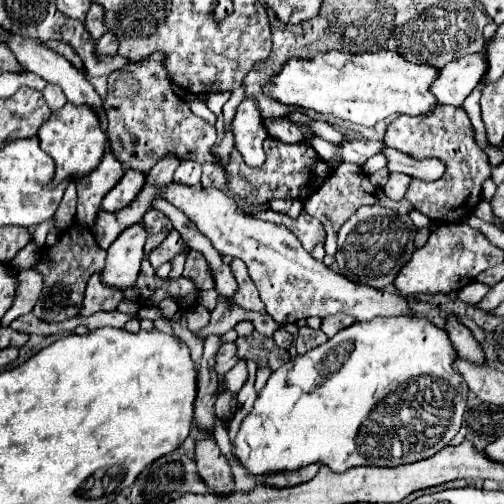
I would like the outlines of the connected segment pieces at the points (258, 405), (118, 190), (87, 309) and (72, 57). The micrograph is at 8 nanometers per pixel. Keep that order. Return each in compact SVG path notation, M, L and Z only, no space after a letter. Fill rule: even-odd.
M418 312L392 318L378 316L370 322L354 322L326 344L306 352L306 358L310 358L314 364L314 384L310 388L290 384L294 364L284 364L270 374L268 384L256 398L252 412L240 426L234 442L234 456L254 476L298 470L312 462L322 462L334 472L344 472L352 466L412 464L416 460L434 456L440 452L440 448L448 446L462 426L468 386L454 368L458 354L448 332ZM404 402L410 402L412 414L402 412Z
M126 170L126 174L120 178L120 182L104 196L102 208L106 212L116 212L116 210L128 206L136 198L136 194L140 192L142 186L144 186L144 176L140 176L138 170Z
M96 272L90 280L88 280L88 288L84 294L84 304L82 304L82 316L92 316L98 310L116 310L120 300L124 298L122 292L116 292L116 288L108 288L102 280L100 280L100 272Z
M50 40L46 46L52 48L52 50L56 50L58 54L62 54L62 56L64 56L66 60L70 60L76 68L82 68L82 60L76 56L76 52L74 52L68 44L64 44L64 42L56 42L56 40Z

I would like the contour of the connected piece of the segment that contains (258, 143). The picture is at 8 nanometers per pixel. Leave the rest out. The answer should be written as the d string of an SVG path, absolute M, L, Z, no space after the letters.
M246 98L238 106L238 112L232 122L232 132L234 132L234 146L244 156L244 162L248 166L264 164L262 142L268 138L268 134L264 132L262 110L254 98Z

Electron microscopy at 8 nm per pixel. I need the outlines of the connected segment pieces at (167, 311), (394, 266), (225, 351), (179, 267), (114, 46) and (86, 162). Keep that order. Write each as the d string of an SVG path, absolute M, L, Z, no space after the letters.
M168 295L159 304L158 307L161 310L163 317L169 318L169 319L173 318L175 313L179 310L176 300L171 295Z
M378 204L358 208L354 216L350 216L338 232L336 262L340 274L354 282L362 282L380 290L390 286L394 276L400 272L400 268L410 260L414 252L414 234L416 228L410 216L398 216L394 210L382 208Z
M226 342L220 346L220 352L216 354L216 374L218 378L222 378L230 368L234 368L238 362L236 356L236 344L234 342Z
M182 252L178 254L178 256L175 256L172 260L172 270L168 276L170 279L176 279L180 277L184 270L185 260L187 257L187 253Z
M112 32L104 34L98 42L96 42L96 56L114 56L118 50L118 42L114 38Z
M68 102L58 112L52 112L50 120L42 124L38 138L40 138L40 148L46 154L50 154L56 162L56 176L52 180L52 188L66 178L76 180L88 174L92 168L98 166L106 148L106 134L100 126L96 112L92 112L92 108L88 106L76 108L76 104L68 104Z

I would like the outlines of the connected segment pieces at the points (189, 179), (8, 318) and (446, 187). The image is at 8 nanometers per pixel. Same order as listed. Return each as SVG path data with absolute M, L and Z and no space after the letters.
M182 162L174 172L174 182L188 184L188 186L200 186L200 174L202 168L196 162Z
M34 268L22 270L18 274L18 284L20 286L18 286L18 294L14 298L14 304L2 318L4 326L8 326L14 318L32 312L36 300L40 300L40 288L44 286L44 276L40 276L40 272L36 272Z
M444 106L442 110L436 110L428 118L402 114L388 124L384 142L386 146L392 146L416 160L438 158L446 164L446 172L440 180L426 182L420 178L412 178L404 196L406 200L412 202L416 210L430 216L434 222L446 222L446 224L460 222L482 200L482 184L490 178L492 166L488 154L474 142L474 128L462 110Z

